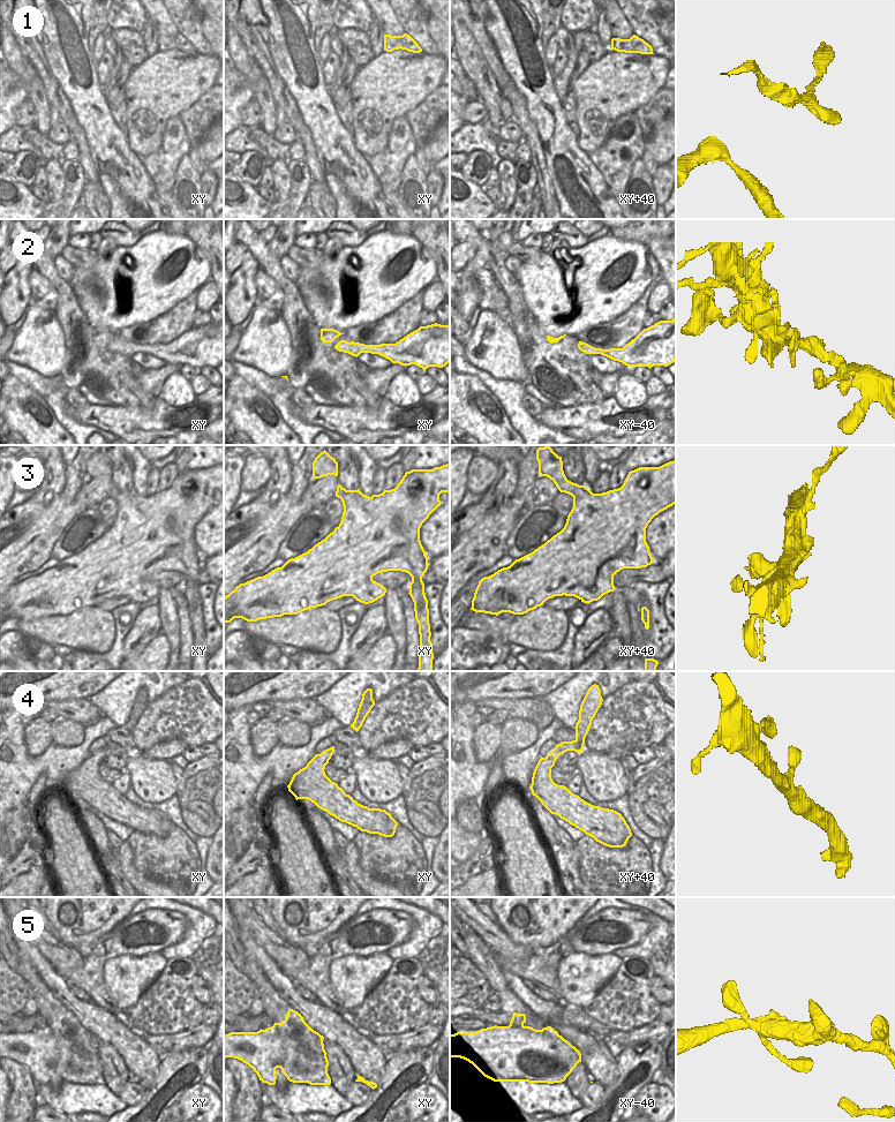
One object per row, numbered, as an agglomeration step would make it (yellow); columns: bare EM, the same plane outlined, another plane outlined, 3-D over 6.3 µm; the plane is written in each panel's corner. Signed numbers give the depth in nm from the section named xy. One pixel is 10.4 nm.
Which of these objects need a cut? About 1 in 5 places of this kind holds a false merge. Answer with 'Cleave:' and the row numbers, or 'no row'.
Cleave: 5

